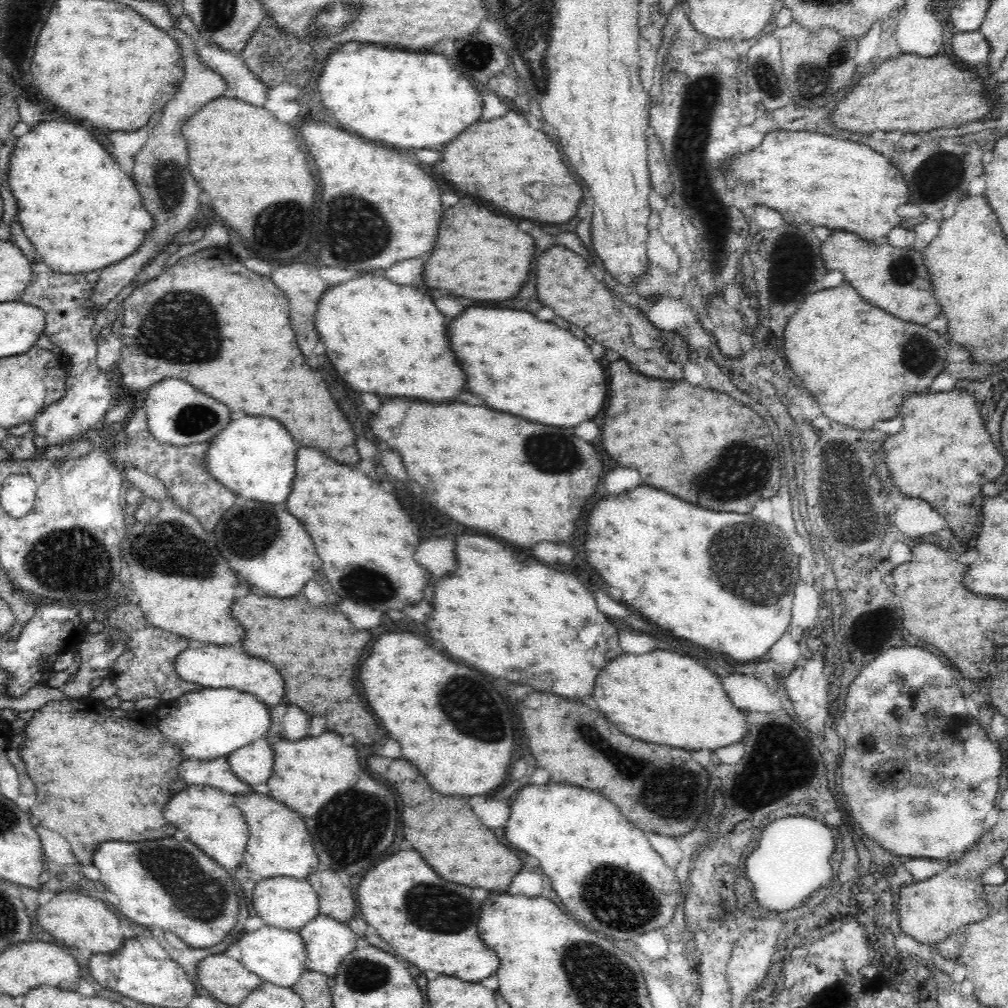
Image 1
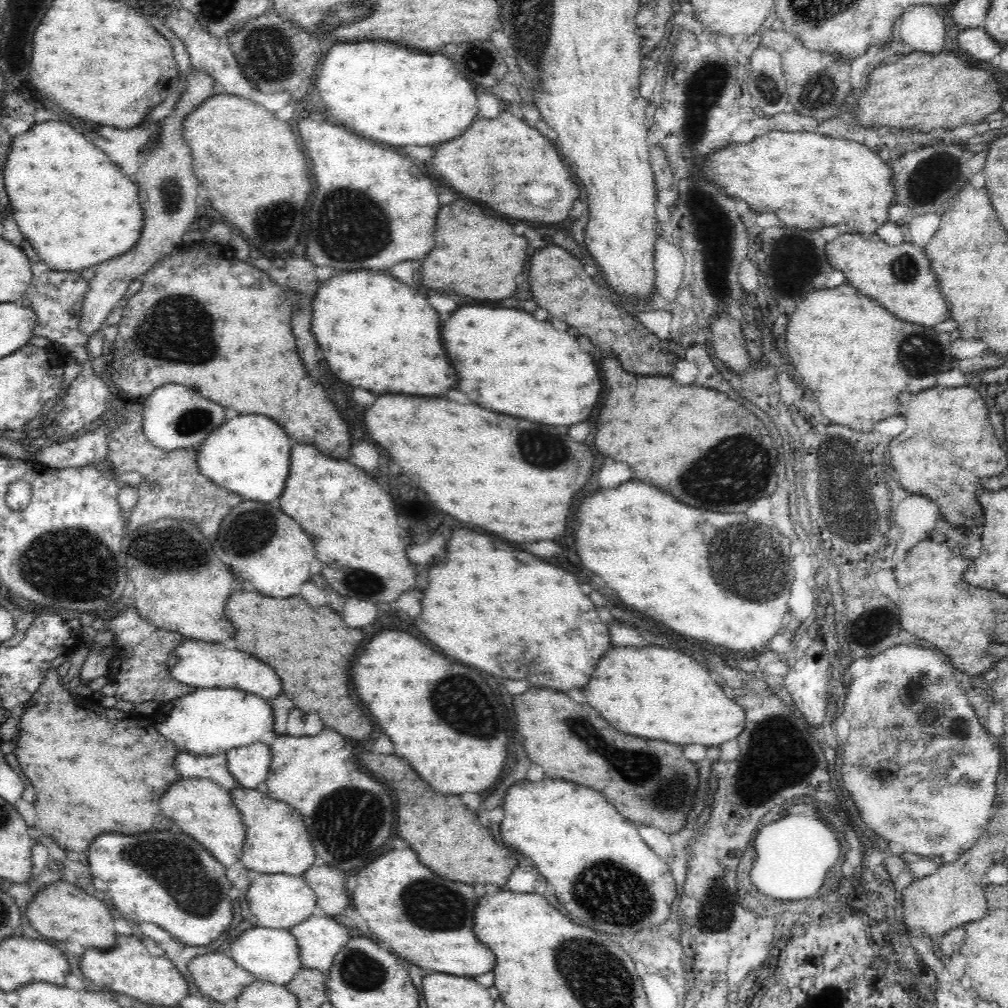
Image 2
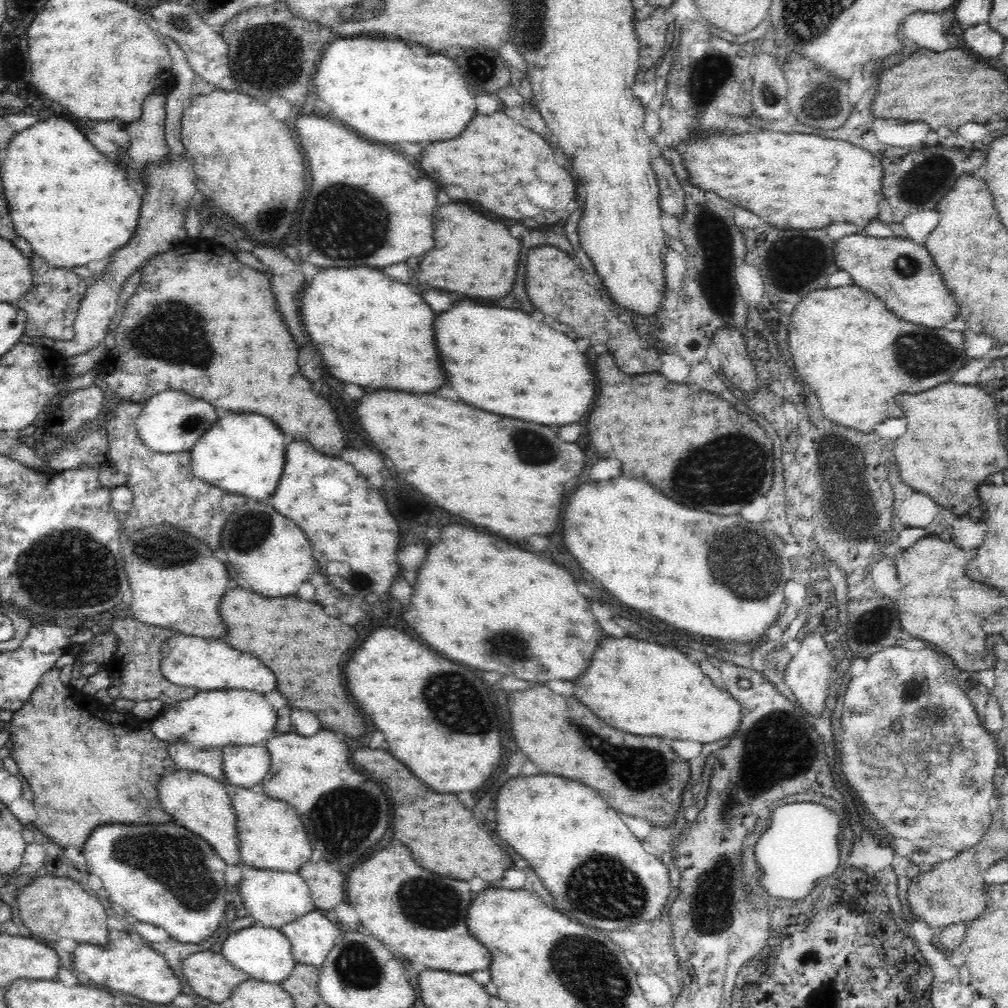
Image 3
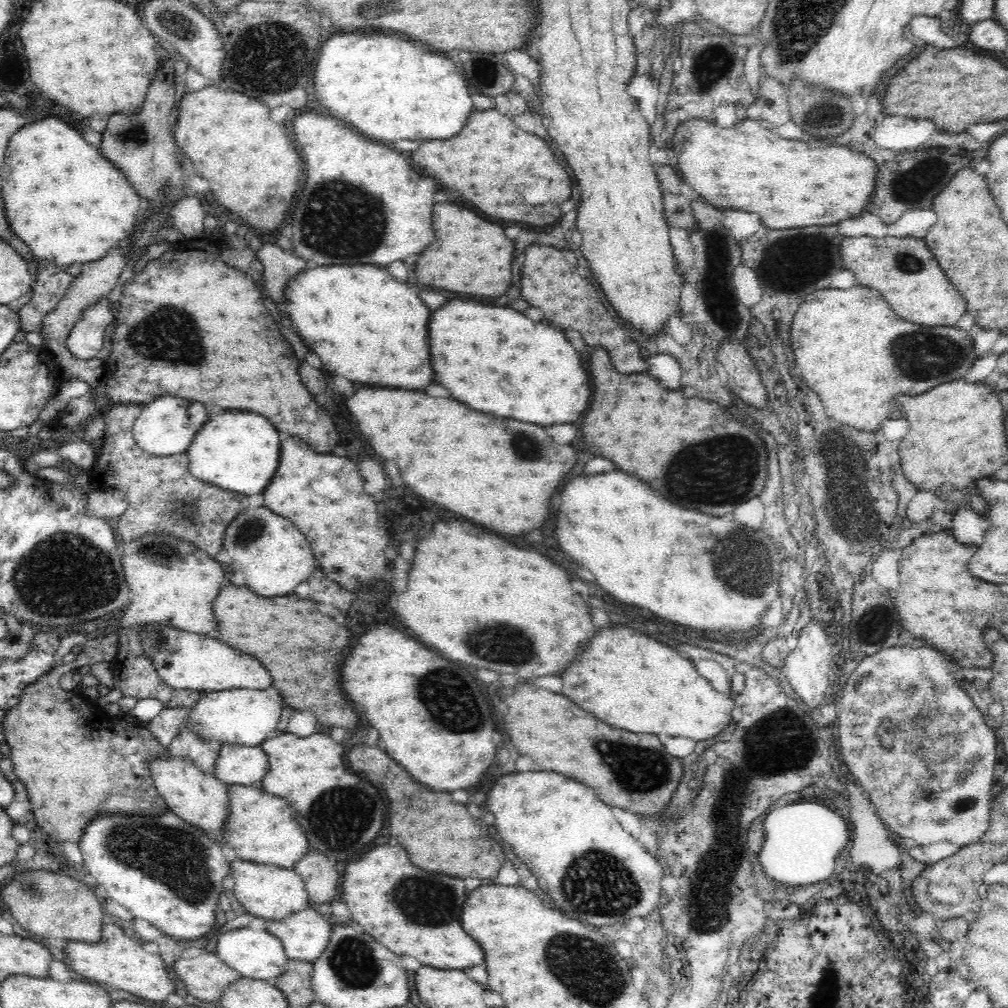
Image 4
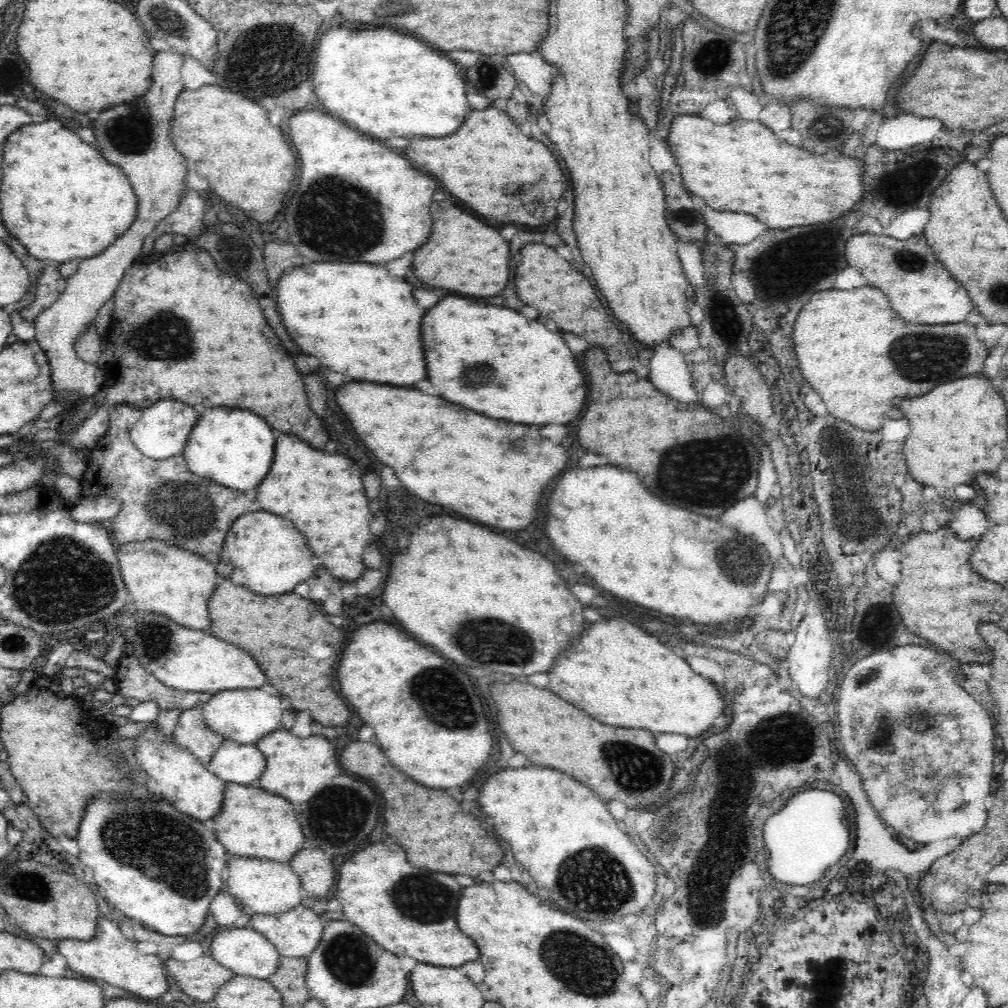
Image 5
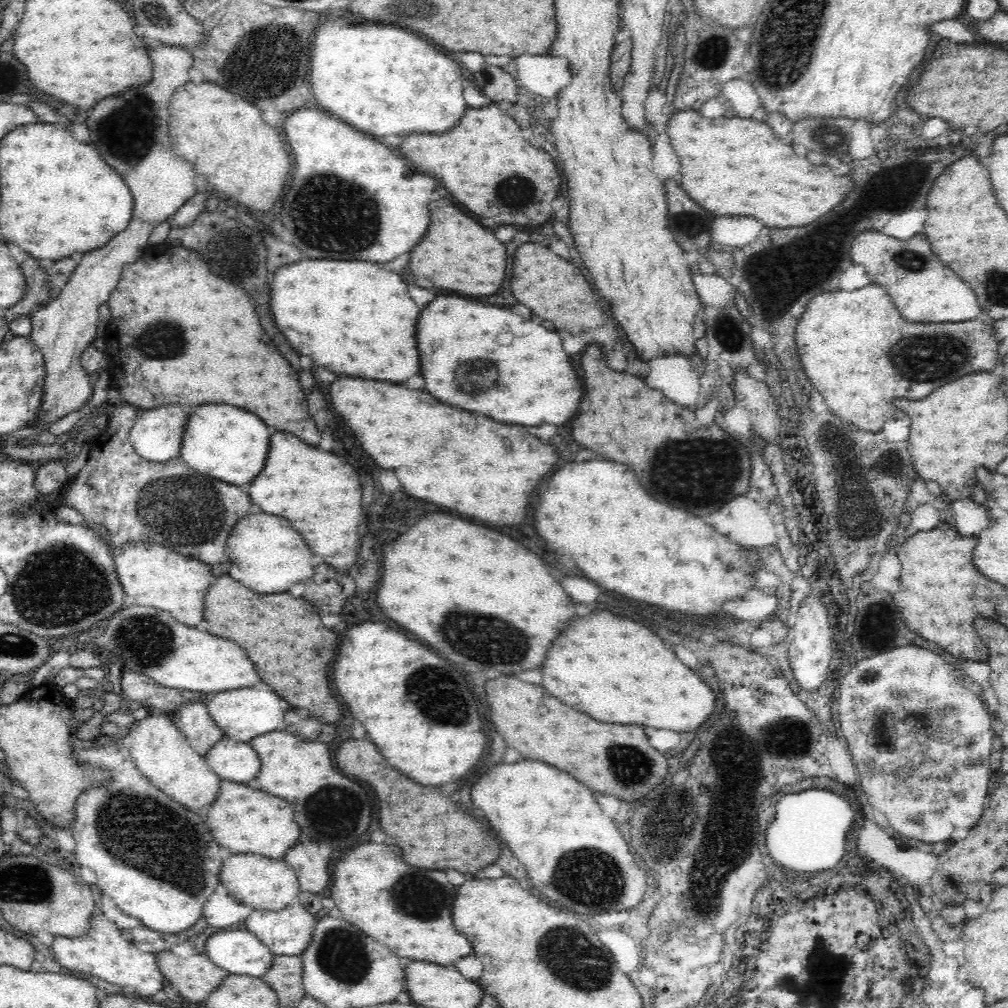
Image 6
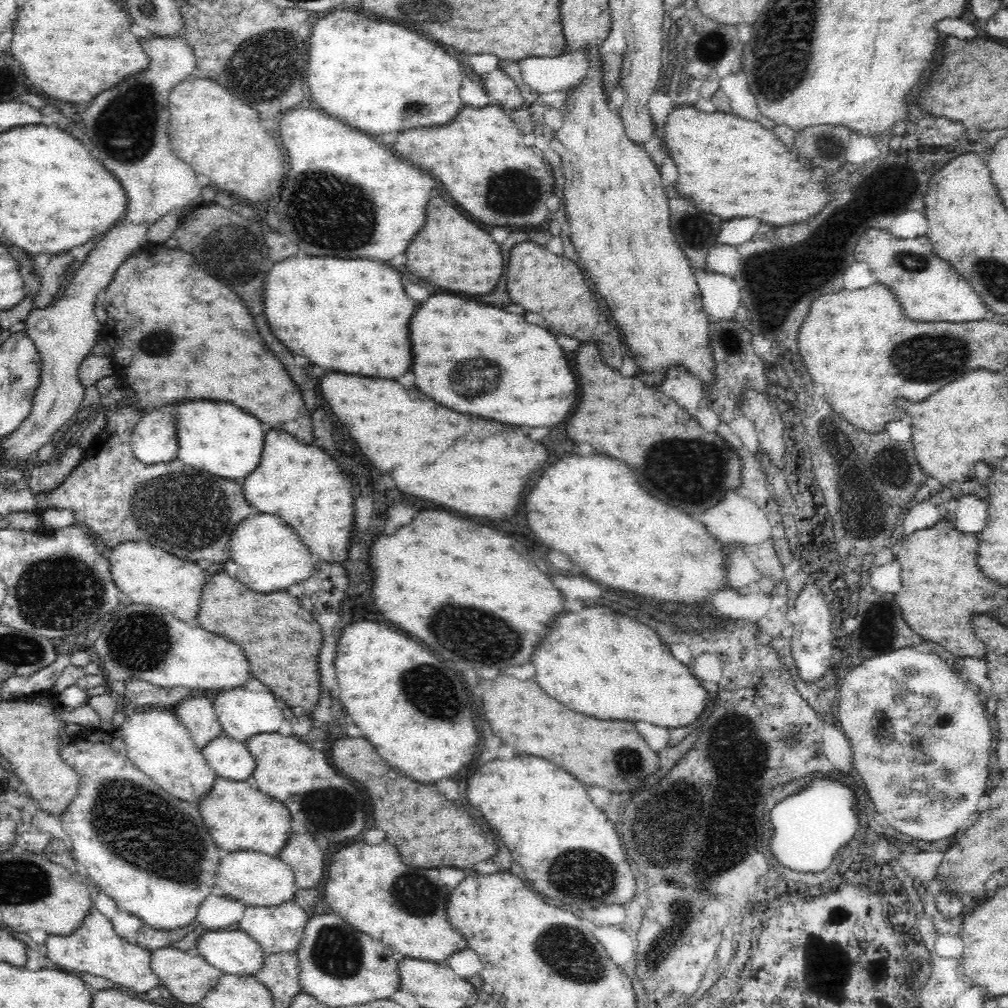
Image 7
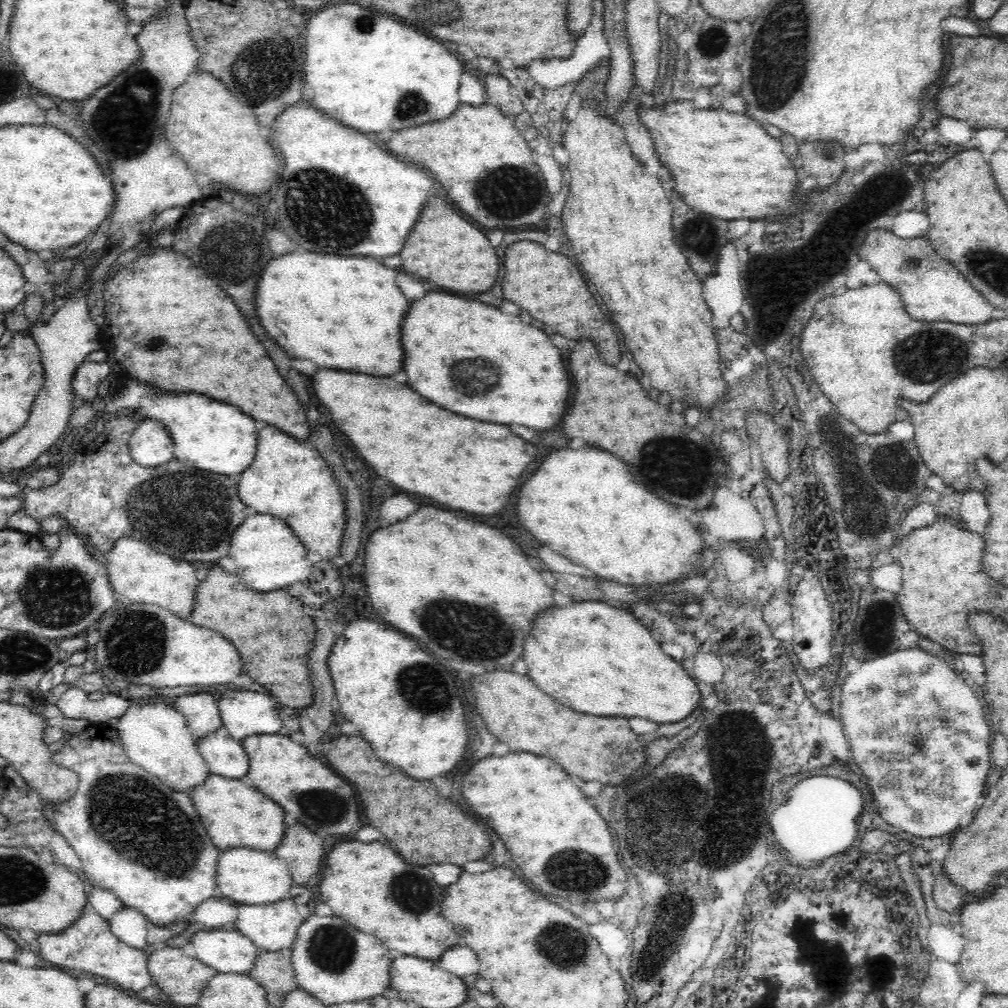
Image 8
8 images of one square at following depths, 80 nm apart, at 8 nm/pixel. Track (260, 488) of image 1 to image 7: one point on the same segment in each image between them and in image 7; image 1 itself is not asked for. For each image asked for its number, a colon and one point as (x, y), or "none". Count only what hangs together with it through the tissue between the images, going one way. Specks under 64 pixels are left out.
2: (249, 455)
3: (243, 454)
4: (238, 451)
5: (234, 448)
6: (227, 443)
7: (220, 439)

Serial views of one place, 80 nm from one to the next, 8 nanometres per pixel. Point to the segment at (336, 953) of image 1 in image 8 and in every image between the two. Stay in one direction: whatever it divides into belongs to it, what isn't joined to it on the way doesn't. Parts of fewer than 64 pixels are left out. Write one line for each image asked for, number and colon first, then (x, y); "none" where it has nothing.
2: (318, 938)
3: (311, 936)
4: (304, 934)
5: (294, 933)
6: (287, 932)
7: (276, 929)
8: (271, 927)

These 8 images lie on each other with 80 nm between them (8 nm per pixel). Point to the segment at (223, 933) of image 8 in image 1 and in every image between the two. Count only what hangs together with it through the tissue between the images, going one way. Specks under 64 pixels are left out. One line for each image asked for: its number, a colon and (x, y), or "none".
1: (277, 956)
2: (271, 955)
3: (263, 953)
4: (256, 954)
5: (245, 952)
6: (238, 951)
7: (234, 952)

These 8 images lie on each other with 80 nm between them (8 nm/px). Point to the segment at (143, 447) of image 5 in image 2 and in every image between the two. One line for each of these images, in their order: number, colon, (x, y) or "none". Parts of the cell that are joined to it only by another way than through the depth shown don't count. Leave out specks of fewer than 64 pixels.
2: (174, 417)
3: (170, 422)
4: (165, 427)

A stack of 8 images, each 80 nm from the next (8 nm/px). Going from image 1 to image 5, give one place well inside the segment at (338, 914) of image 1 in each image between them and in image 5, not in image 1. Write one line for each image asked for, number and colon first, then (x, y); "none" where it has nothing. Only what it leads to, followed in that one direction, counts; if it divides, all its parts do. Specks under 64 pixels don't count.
2: (330, 894)
3: (326, 886)
4: (320, 878)
5: (316, 874)

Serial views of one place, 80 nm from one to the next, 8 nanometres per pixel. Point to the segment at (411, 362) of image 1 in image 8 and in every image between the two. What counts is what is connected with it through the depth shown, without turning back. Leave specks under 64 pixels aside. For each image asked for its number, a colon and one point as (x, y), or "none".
2: (380, 335)
3: (372, 331)
4: (364, 325)
5: (358, 320)
6: (352, 317)
7: (351, 316)
8: (344, 313)

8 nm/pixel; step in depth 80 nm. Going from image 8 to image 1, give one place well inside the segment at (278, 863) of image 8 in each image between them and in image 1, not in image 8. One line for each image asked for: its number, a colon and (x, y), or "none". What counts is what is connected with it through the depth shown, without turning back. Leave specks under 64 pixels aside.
1: (286, 903)
2: (279, 901)
3: (274, 898)
4: (270, 892)
5: (262, 886)
6: (257, 882)
7: (254, 878)

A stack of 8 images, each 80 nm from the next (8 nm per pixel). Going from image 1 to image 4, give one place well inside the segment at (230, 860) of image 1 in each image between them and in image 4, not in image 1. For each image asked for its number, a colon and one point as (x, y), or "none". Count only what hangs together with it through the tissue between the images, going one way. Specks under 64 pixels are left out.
2: (202, 809)
3: (200, 803)
4: (198, 797)

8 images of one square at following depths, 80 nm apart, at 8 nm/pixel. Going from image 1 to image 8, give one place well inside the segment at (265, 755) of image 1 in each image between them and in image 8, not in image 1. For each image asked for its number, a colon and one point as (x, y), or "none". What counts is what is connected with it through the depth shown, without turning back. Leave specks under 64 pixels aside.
2: (249, 766)
3: (243, 766)
4: (244, 765)
5: (232, 762)
6: (231, 760)
7: (229, 758)
8: (224, 756)

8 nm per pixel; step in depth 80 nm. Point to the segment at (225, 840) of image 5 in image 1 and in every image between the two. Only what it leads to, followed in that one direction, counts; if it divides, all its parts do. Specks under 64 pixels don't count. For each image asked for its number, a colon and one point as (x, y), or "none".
1: (278, 844)
2: (275, 842)
3: (270, 836)
4: (262, 828)

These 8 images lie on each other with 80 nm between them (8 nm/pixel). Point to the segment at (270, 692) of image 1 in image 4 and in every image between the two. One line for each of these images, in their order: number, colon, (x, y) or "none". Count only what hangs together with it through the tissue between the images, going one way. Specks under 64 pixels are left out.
2: (198, 663)
3: (207, 664)
4: (183, 660)

